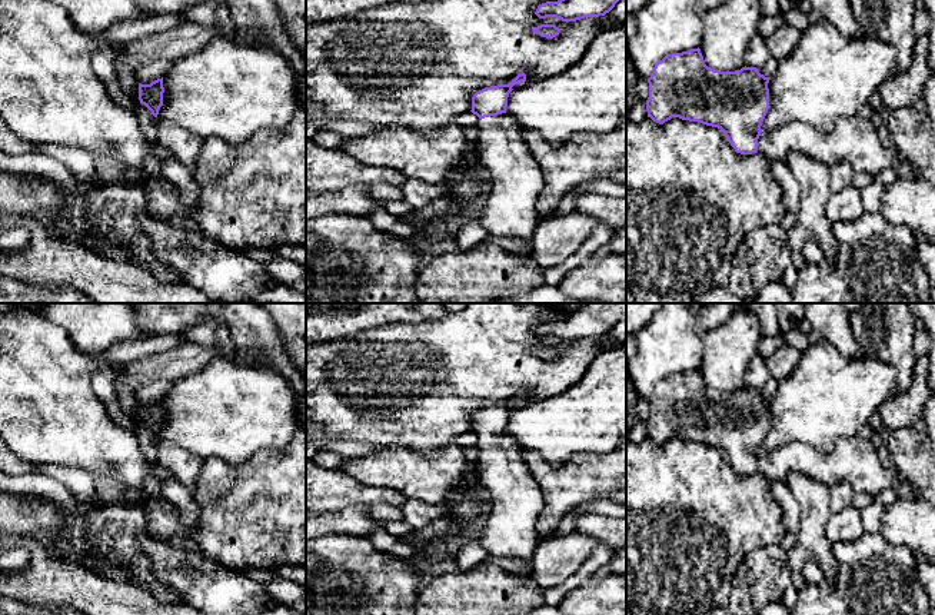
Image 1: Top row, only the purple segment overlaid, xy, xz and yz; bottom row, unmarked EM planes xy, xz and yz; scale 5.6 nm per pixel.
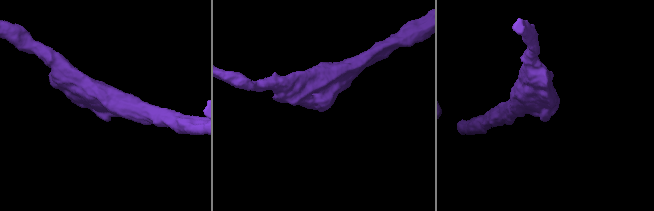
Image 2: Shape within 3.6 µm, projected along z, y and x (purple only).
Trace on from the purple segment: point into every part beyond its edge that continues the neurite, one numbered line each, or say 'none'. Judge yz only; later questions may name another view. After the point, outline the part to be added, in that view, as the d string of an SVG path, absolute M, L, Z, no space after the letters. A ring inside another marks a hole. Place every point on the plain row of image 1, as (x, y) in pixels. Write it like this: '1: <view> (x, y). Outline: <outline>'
1: yz (855, 461). Outline: M861 436L838 441L833 451L826 455L803 443L789 443L762 452L758 459L758 472L769 481L785 481L792 471L802 472L829 489L845 481L855 493L864 492L871 496L876 496L884 489L896 489L898 483L911 485L892 465L884 468L876 448ZM911 486L921 496L919 491Z

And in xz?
1: xz (509, 529). Outline: M506 433L485 438L478 448L478 485L486 491L490 503L476 532L479 543L490 556L523 561L529 571L510 574L533 581L532 556L539 542L536 523L545 506L540 486Z

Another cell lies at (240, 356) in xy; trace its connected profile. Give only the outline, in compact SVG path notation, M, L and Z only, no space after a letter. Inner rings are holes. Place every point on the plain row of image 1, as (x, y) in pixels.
M234 348L234 355L230 359L237 365L257 365L260 360L266 360L269 353L264 350L244 350L242 348Z

